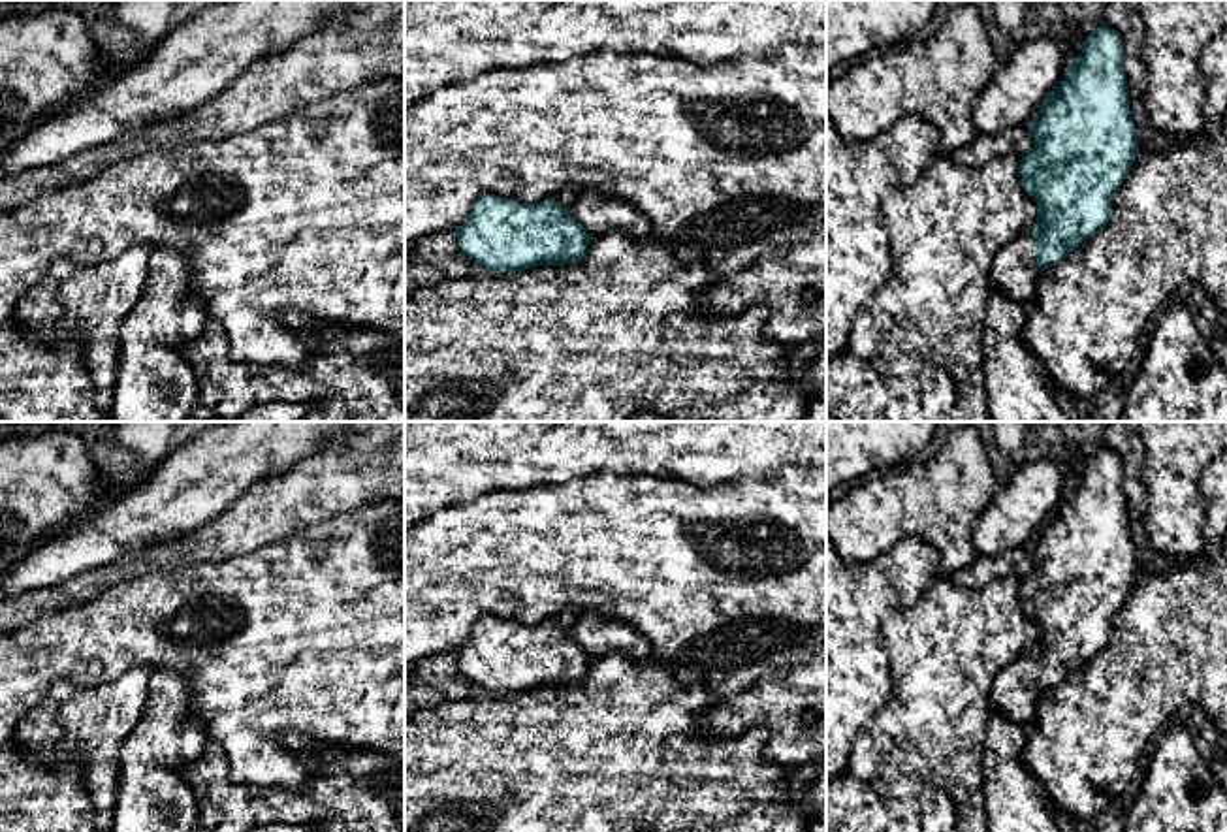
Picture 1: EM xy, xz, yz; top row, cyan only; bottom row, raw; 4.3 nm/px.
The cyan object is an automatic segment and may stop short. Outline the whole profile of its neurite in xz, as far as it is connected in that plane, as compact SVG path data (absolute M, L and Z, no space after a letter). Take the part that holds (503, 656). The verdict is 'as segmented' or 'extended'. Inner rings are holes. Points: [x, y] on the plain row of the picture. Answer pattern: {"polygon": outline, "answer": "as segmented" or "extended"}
{"polygon": "M574 610L540 625L484 616L455 651L457 664L463 676L495 695L576 685L593 657L570 638L574 621Z", "answer": "extended"}

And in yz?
{"polygon": "M1101 444L1029 546L1035 568L1020 582L1020 597L1024 612L1039 627L1037 646L1012 661L990 691L990 710L999 710L1028 732L1033 732L1039 721L1037 696L1058 687L1110 644L1112 619L1137 582L1137 550L1122 480L1122 457Z", "answer": "extended"}

